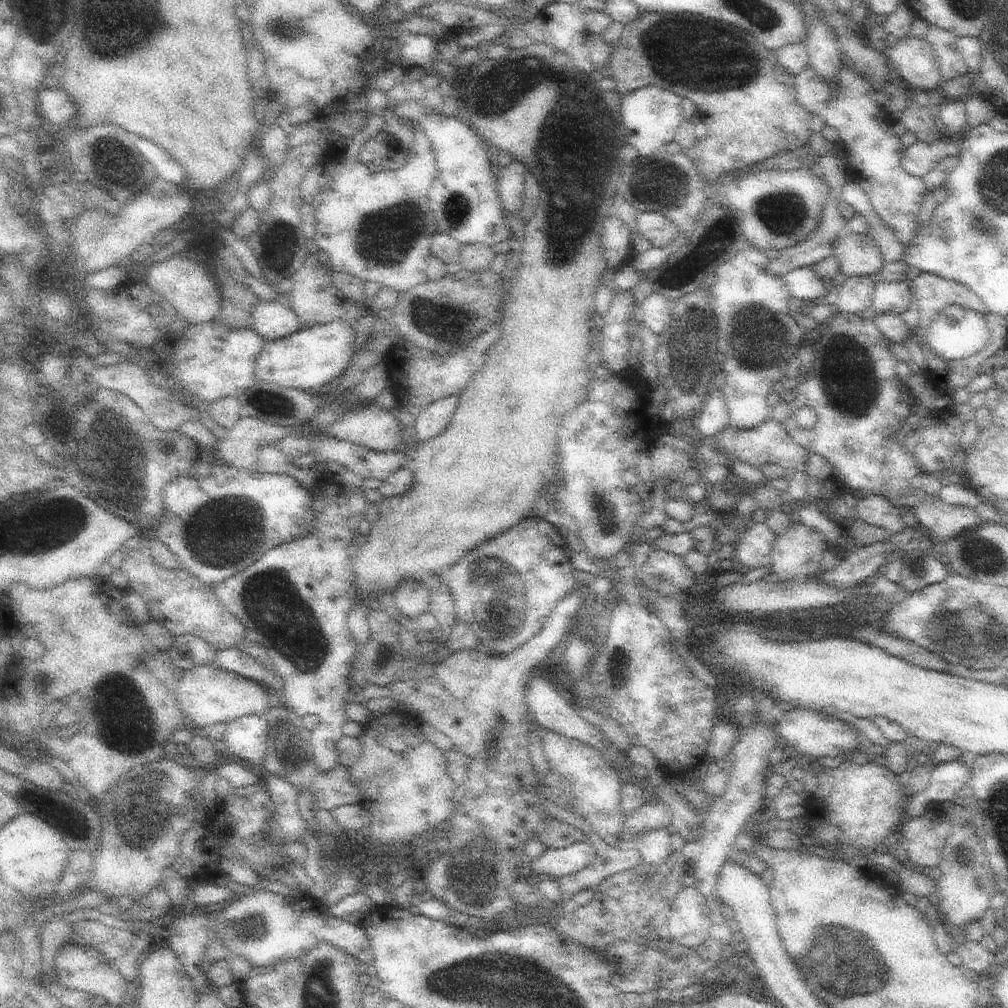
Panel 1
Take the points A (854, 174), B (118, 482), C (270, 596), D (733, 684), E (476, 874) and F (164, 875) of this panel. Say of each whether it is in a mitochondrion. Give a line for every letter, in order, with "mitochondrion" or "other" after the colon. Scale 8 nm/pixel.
A: other
B: mitochondrion
C: mitochondrion
D: other
E: mitochondrion
F: other

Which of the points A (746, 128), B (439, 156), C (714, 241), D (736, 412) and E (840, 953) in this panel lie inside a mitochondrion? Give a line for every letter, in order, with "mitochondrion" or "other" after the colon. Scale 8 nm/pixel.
A: other
B: other
C: mitochondrion
D: other
E: mitochondrion

